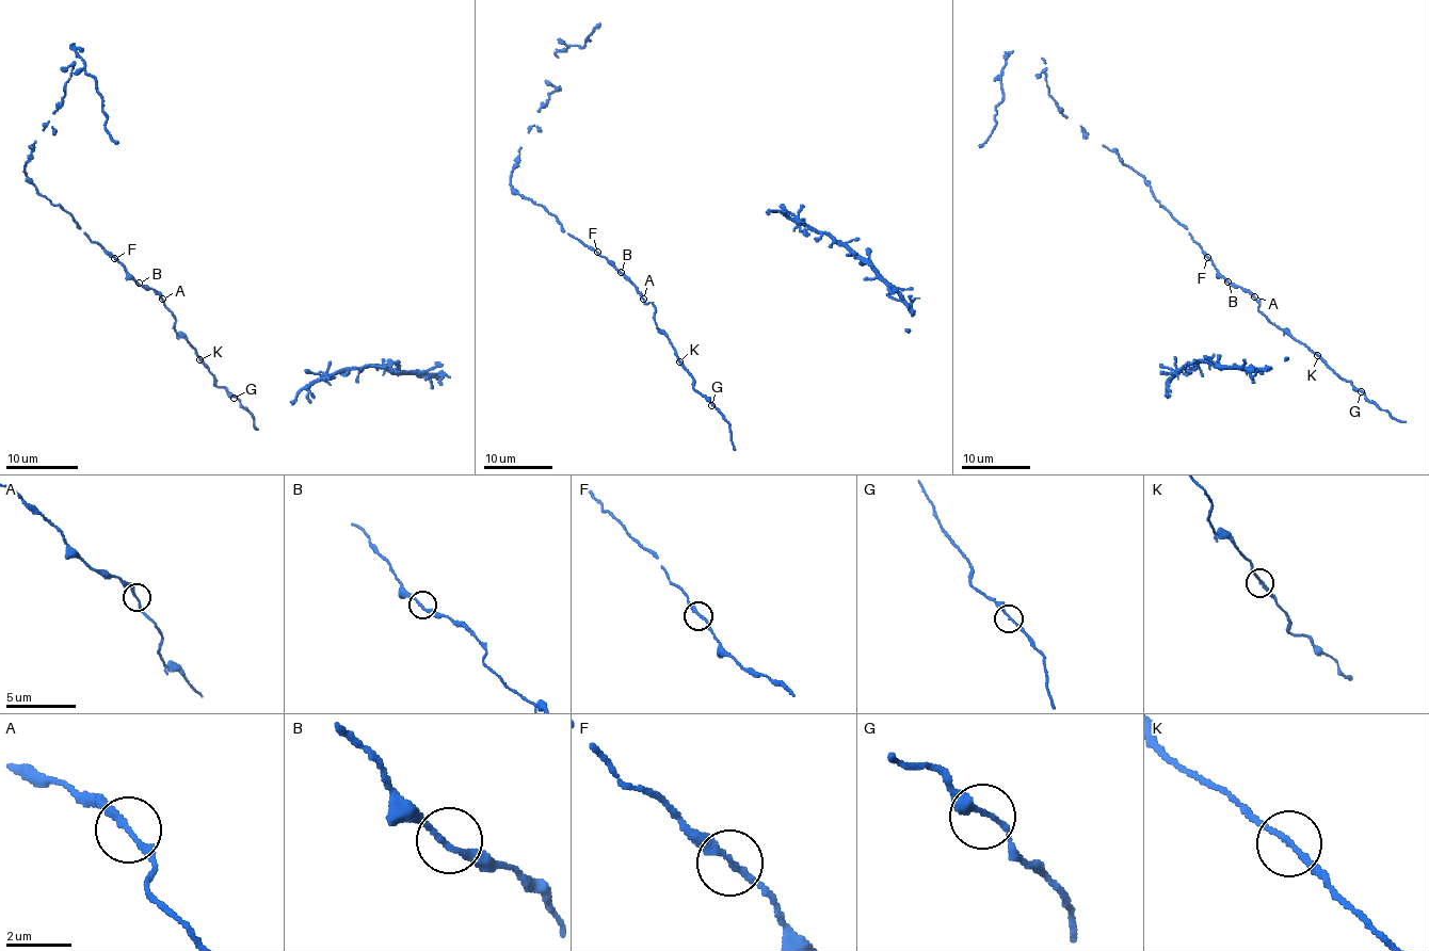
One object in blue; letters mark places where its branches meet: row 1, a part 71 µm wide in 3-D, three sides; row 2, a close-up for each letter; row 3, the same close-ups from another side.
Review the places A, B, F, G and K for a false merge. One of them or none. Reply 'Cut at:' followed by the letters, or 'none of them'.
Cut at: none of them

